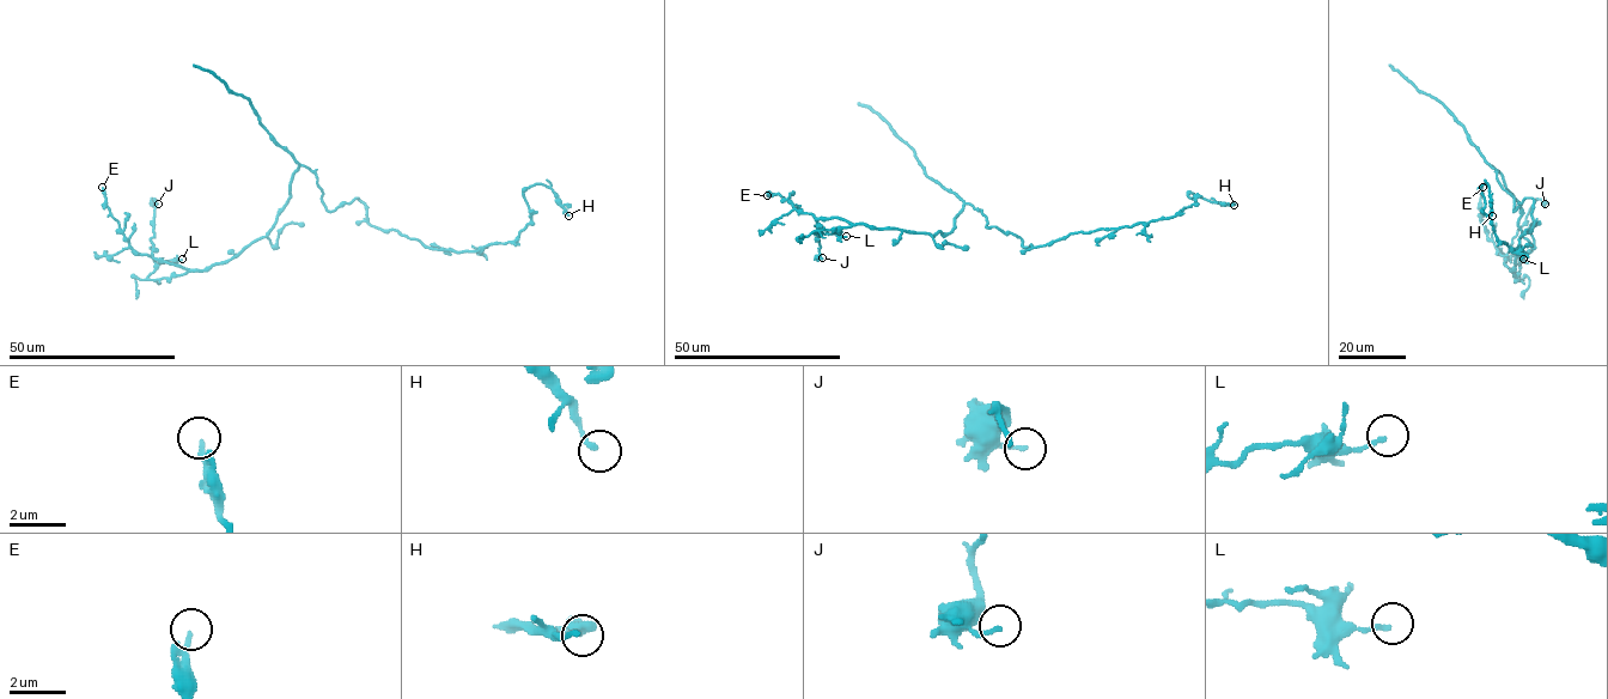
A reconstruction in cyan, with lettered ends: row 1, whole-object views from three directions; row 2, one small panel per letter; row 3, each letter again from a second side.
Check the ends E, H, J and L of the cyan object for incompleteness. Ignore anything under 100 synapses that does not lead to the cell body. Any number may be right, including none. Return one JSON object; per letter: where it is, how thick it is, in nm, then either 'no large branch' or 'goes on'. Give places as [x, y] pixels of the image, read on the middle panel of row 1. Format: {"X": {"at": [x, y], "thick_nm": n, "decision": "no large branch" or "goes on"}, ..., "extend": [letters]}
{"E": {"at": [767, 195], "thick_nm": 200, "decision": "no large branch"}, "H": {"at": [1234, 205], "thick_nm": 140, "decision": "no large branch"}, "J": {"at": [822, 257], "thick_nm": 130, "decision": "no large branch"}, "L": {"at": [846, 236], "thick_nm": 150, "decision": "no large branch"}, "extend": []}

